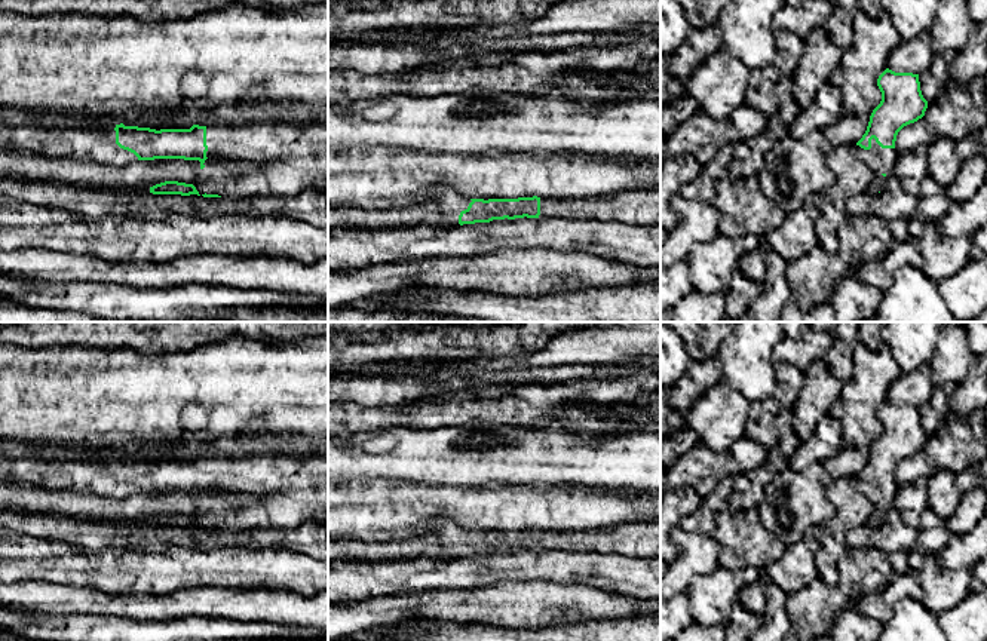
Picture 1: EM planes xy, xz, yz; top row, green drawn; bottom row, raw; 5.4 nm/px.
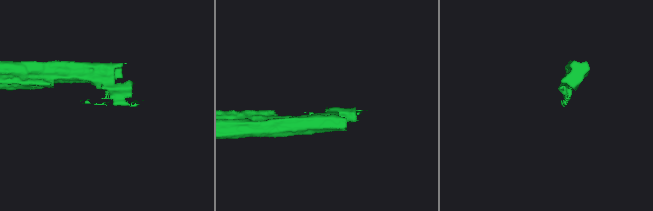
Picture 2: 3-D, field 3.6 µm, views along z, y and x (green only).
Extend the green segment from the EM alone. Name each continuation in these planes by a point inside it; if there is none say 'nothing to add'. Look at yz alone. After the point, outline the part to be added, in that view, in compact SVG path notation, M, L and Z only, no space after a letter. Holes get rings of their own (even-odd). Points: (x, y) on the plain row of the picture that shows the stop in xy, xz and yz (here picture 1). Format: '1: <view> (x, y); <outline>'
1: yz (882, 493); M874 470L871 472L870 482L864 482L856 476L853 479L856 488L873 502L874 512L868 524L877 527L893 507L893 500L899 485L896 481L882 481Z

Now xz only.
1: xz (631, 537); M660 519L625 521L586 530L540 530L539 550L660 556Z
2: xz (443, 542); M448 521L424 534L407 539L362 542L353 537L328 537L328 562L332 561L396 561L429 556L459 558L459 548L472 533Z

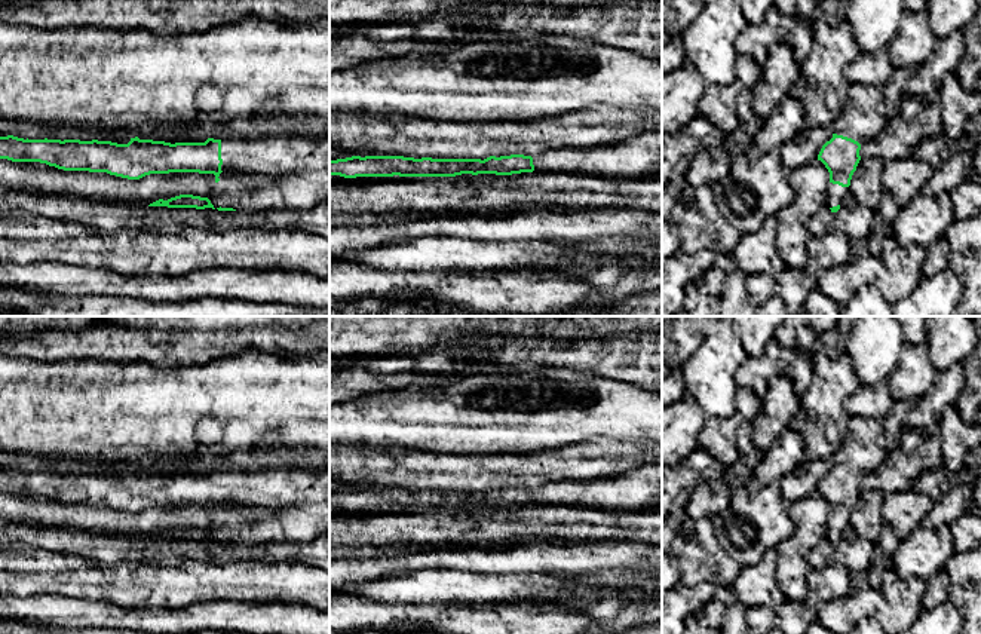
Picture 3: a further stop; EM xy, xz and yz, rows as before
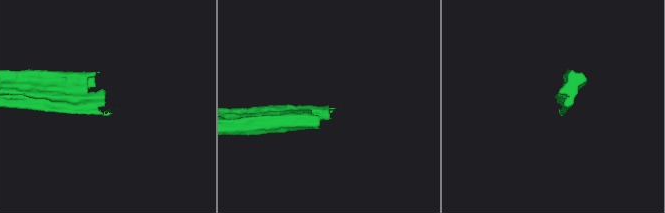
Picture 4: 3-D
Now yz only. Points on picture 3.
1: yz (836, 526); M828 517L828 532L827 532L827 539L833 540L837 539L843 535L844 529L849 526L849 520L841 520L839 517Z

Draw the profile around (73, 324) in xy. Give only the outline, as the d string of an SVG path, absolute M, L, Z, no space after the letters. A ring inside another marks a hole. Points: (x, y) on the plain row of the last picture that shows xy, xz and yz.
M0 316L0 333L33 334L40 331L79 333L91 328L129 330L252 330L291 328L298 331L329 316Z

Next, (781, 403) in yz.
M787 374L767 379L767 390L760 410L751 420L751 441L758 451L766 453L785 432L800 410L800 396Z

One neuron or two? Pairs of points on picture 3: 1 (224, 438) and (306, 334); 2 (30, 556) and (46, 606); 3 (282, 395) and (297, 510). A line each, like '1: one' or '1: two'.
1: two
2: two
3: two

